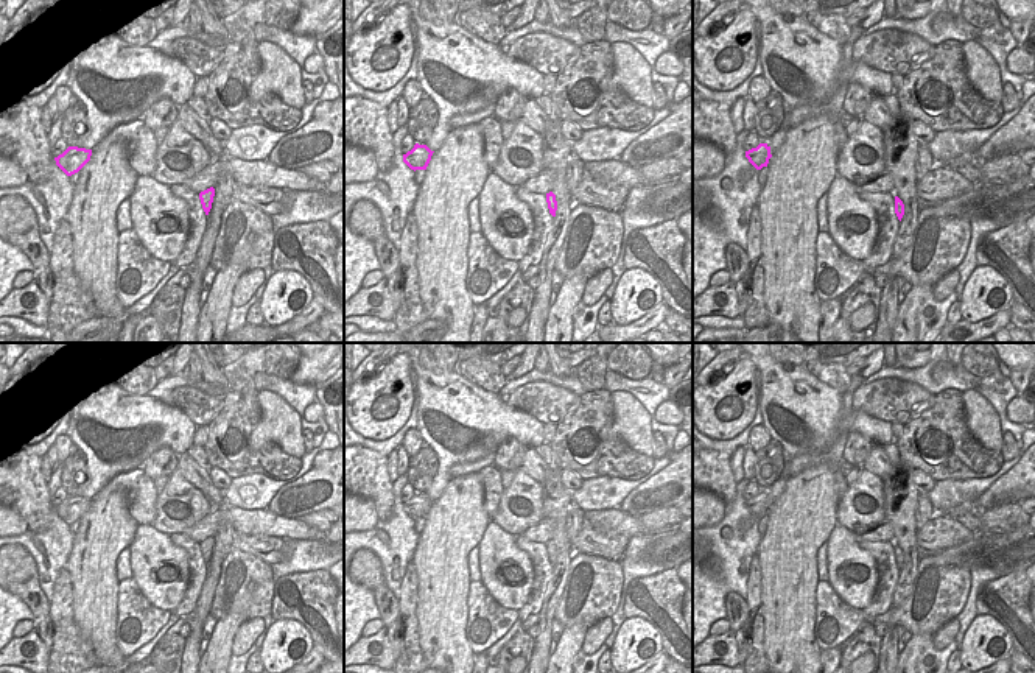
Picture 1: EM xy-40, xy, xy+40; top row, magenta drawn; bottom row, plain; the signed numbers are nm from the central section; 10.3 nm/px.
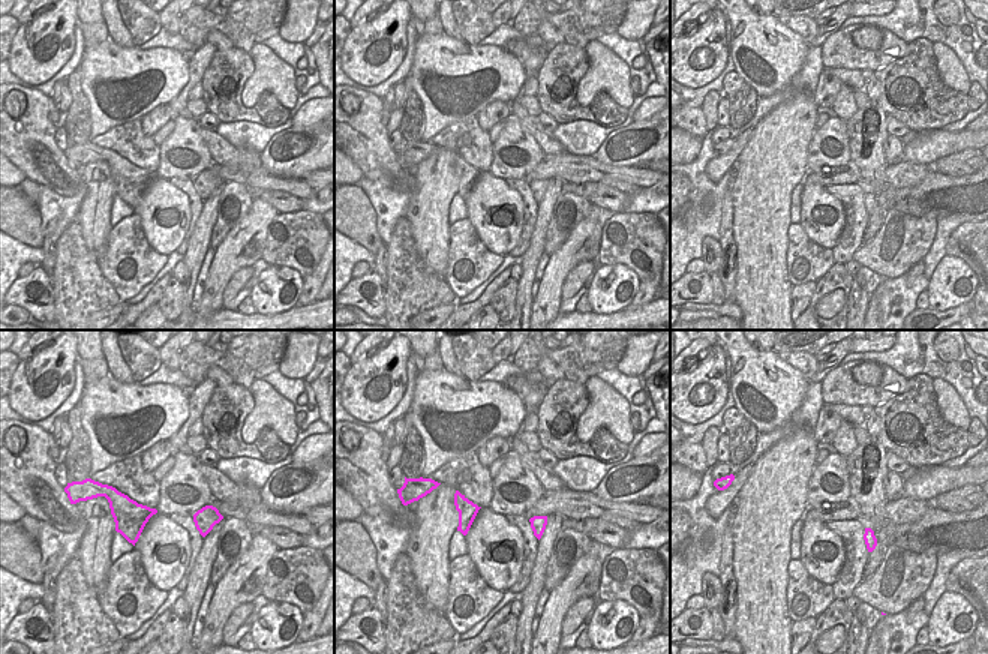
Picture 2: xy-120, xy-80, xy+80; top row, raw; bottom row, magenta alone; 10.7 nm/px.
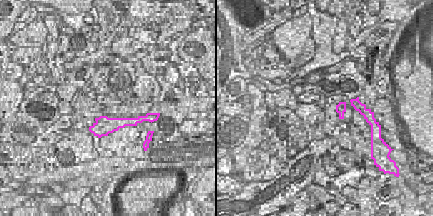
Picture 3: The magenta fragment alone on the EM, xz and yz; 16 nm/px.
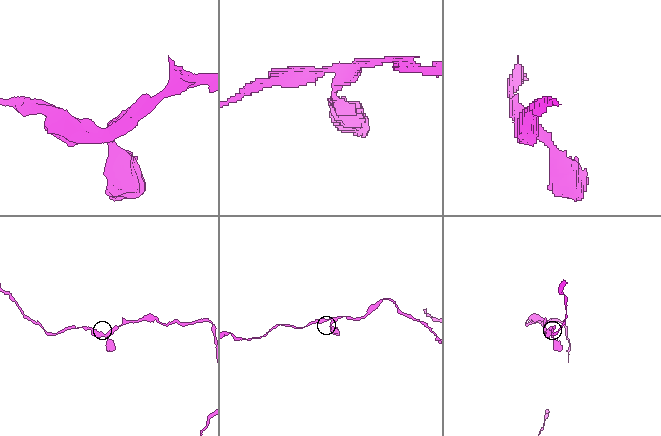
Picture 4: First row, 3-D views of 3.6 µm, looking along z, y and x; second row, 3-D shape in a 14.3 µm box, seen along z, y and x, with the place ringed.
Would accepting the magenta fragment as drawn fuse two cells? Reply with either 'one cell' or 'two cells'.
one cell

